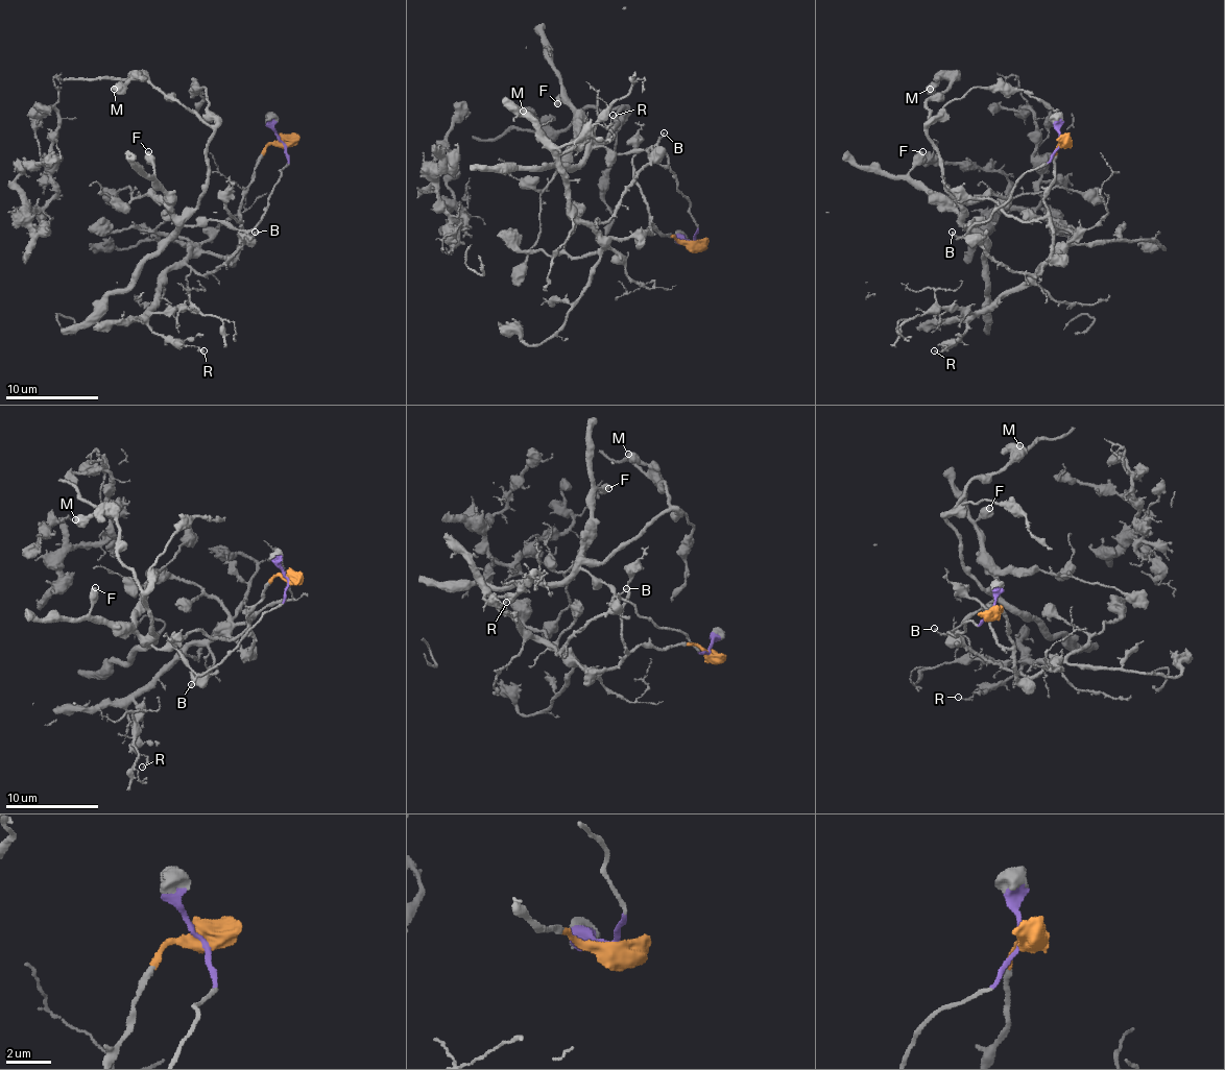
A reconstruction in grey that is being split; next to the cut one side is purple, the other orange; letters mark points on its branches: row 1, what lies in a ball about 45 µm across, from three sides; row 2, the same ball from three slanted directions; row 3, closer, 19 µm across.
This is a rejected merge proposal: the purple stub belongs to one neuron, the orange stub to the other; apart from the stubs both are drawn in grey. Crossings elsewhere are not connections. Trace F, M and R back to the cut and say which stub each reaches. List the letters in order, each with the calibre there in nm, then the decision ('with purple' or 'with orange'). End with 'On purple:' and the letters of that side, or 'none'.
F: 600 nm thick; with purple
M: 650 nm thick; with purple
R: 100 nm thick; with orange
On purple: F, M

